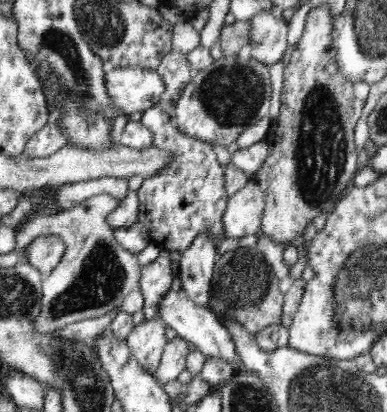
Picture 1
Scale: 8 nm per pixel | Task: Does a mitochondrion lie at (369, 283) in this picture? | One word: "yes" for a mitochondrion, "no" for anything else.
yes

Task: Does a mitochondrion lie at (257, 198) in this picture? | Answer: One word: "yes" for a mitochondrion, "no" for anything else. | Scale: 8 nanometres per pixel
no

